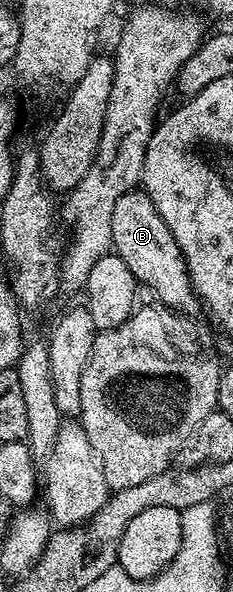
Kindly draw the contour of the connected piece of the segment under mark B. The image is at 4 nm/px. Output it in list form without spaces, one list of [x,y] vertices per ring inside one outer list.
[[[134,188],[117,200],[113,206],[110,232],[114,253],[122,258],[140,285],[151,288],[161,300],[159,302],[171,311],[189,316],[195,314],[201,302],[192,286],[183,254],[168,224],[161,218],[146,192]]]

